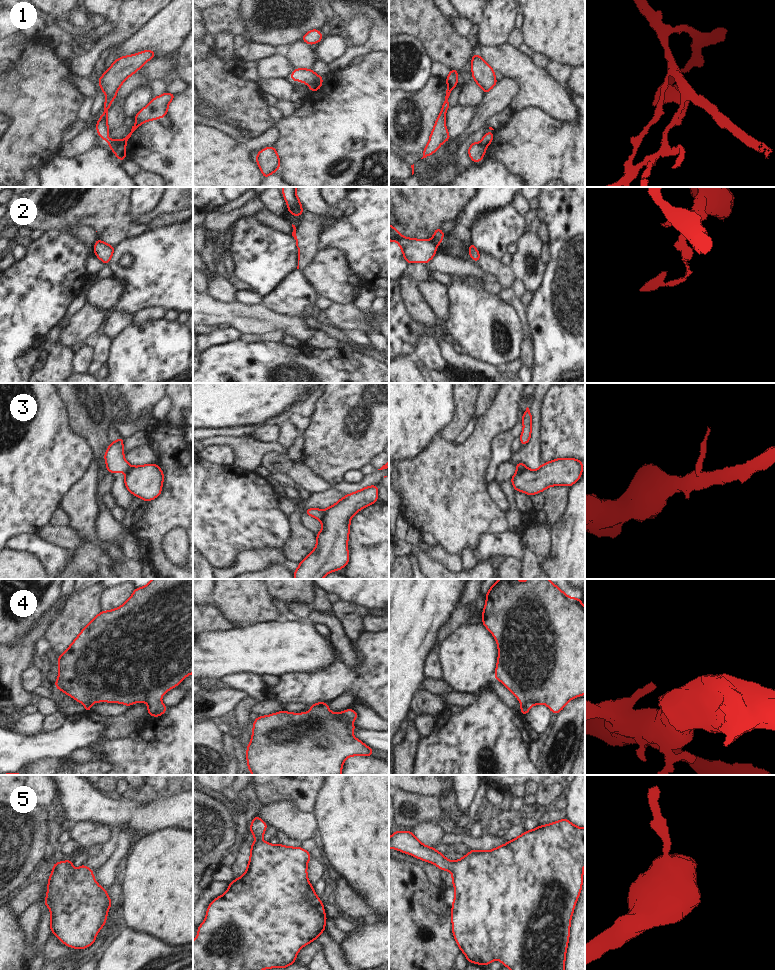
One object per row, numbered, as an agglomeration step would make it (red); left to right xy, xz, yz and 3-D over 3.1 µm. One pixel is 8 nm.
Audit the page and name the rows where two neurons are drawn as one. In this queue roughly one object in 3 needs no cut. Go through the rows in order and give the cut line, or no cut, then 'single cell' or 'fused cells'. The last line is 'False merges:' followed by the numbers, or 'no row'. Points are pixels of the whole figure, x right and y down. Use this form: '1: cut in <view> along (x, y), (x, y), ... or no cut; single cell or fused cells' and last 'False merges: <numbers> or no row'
1: cut in xy along (114, 141), (125, 144); fused cells
2: cut in yz along (431, 239), (435, 245); fused cells
3: cut in xz along (324, 510), (319, 519); fused cells
4: no cut; single cell
5: no cut; single cell
False merges: 1, 2, 3

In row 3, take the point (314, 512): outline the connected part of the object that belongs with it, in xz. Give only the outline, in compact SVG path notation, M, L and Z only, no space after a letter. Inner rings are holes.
M310 508L310 509L306 509L304 513L320 520L320 518L324 514L324 510L320 510L318 508Z

